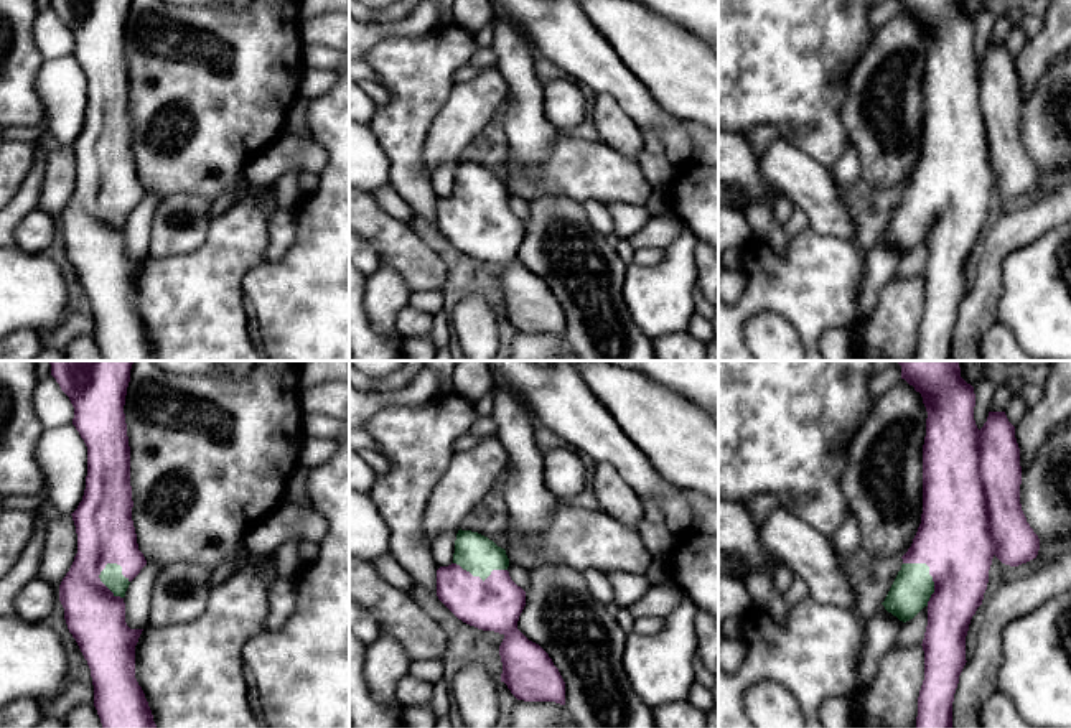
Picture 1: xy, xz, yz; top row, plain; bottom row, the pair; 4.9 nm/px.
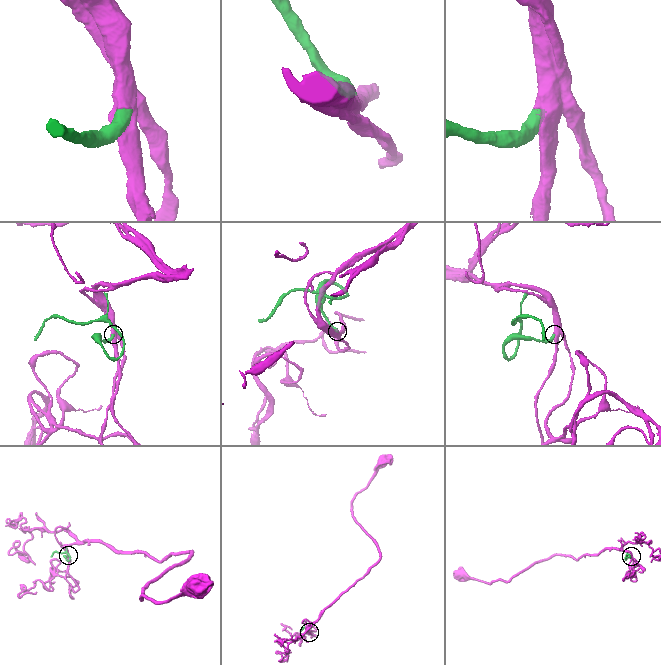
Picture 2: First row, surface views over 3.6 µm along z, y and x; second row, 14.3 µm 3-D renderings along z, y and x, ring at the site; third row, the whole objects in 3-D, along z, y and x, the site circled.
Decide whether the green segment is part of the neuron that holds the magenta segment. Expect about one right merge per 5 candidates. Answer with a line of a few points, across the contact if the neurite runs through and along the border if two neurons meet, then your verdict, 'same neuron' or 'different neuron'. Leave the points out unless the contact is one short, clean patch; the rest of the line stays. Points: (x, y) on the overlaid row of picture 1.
same neuron

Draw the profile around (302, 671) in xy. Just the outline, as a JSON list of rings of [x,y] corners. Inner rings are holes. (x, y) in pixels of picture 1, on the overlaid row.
[[[349,435],[336,440],[338,451],[323,464],[305,468],[313,509],[328,522],[318,557],[302,568],[297,606],[278,631],[250,637],[242,659],[254,674],[260,693],[264,728],[349,728]]]

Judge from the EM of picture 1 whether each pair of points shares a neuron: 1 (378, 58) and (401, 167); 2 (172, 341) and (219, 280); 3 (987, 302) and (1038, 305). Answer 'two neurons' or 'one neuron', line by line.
1: one neuron
2: one neuron
3: two neurons

